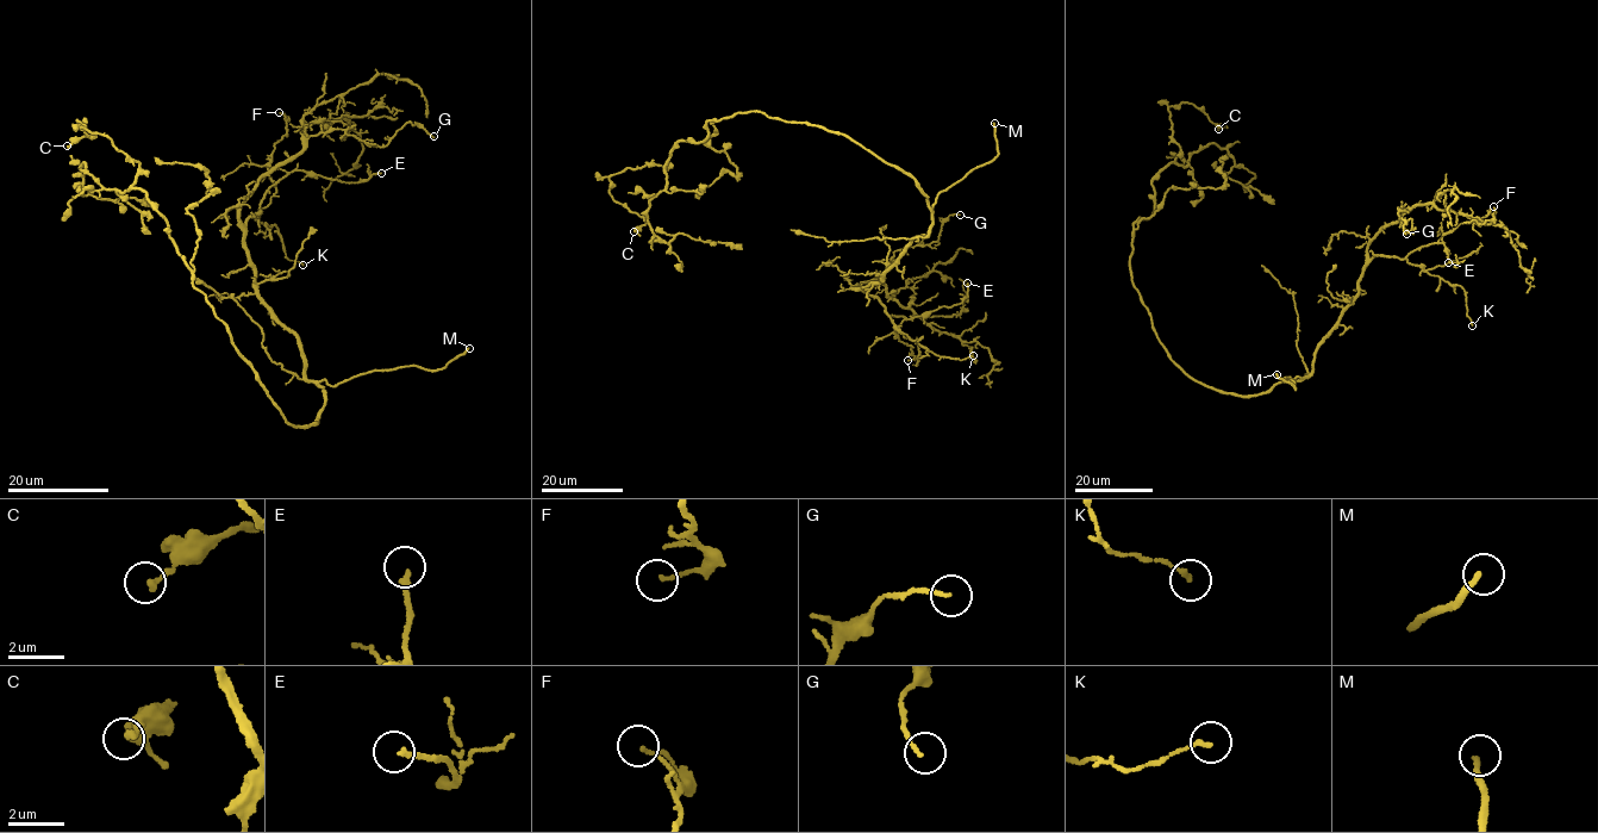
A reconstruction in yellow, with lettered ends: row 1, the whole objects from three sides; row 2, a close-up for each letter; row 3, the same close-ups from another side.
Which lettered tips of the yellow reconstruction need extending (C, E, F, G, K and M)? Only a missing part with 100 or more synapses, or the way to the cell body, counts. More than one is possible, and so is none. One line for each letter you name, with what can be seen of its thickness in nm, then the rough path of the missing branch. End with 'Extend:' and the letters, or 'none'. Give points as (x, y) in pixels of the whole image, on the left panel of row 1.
M: 200 nm | (469, 348), (480, 333), (489, 304), (520, 287)
Extend: M

